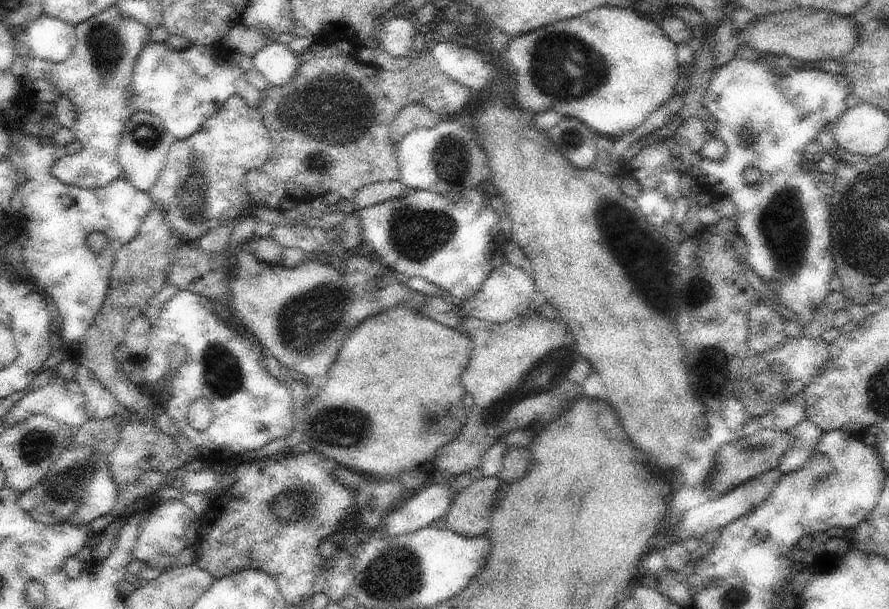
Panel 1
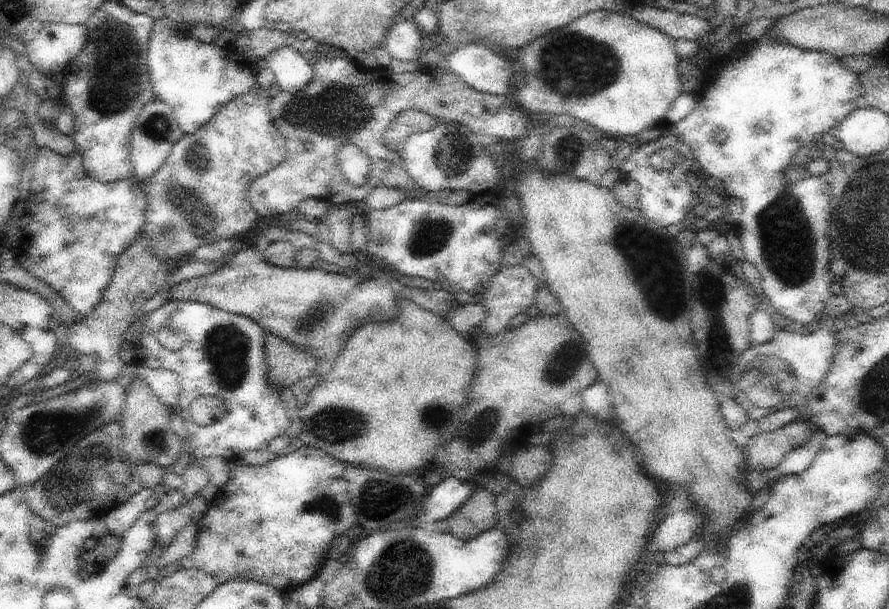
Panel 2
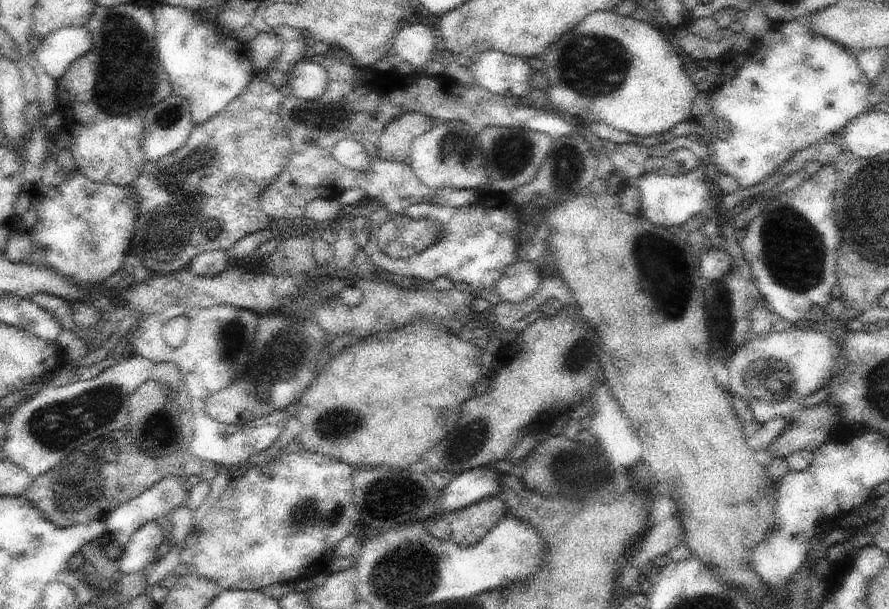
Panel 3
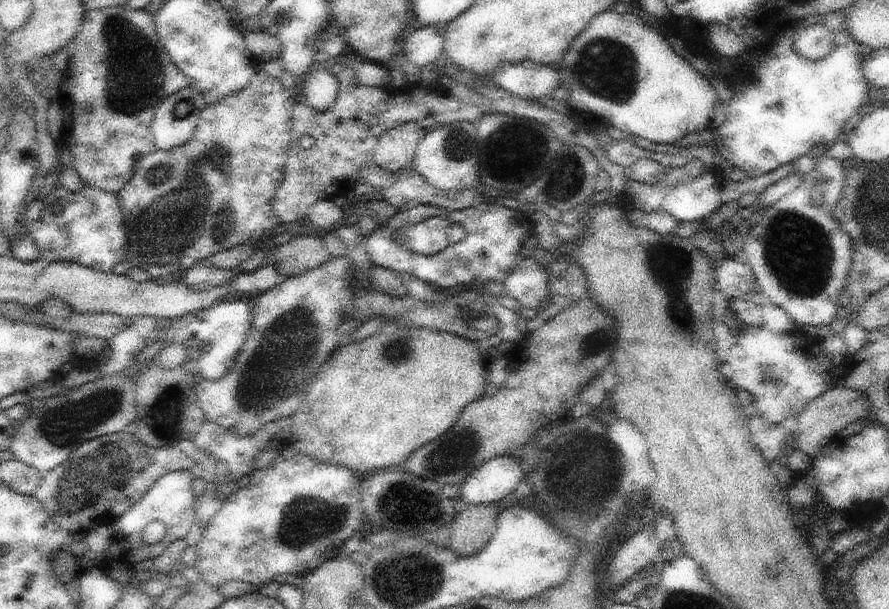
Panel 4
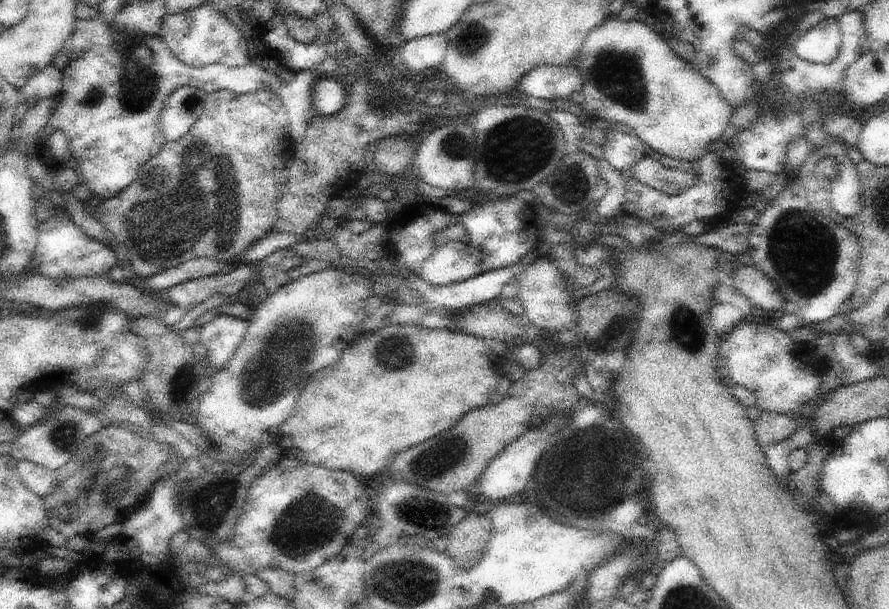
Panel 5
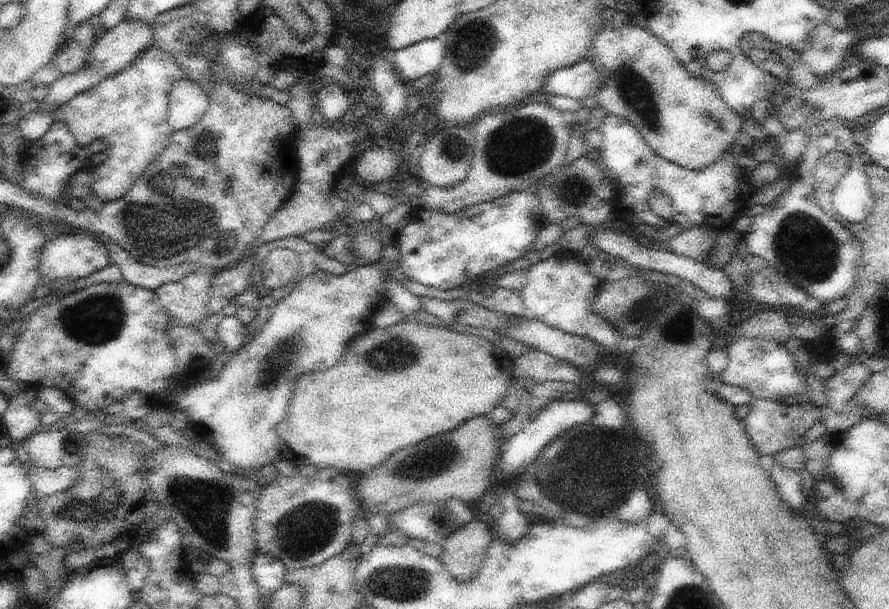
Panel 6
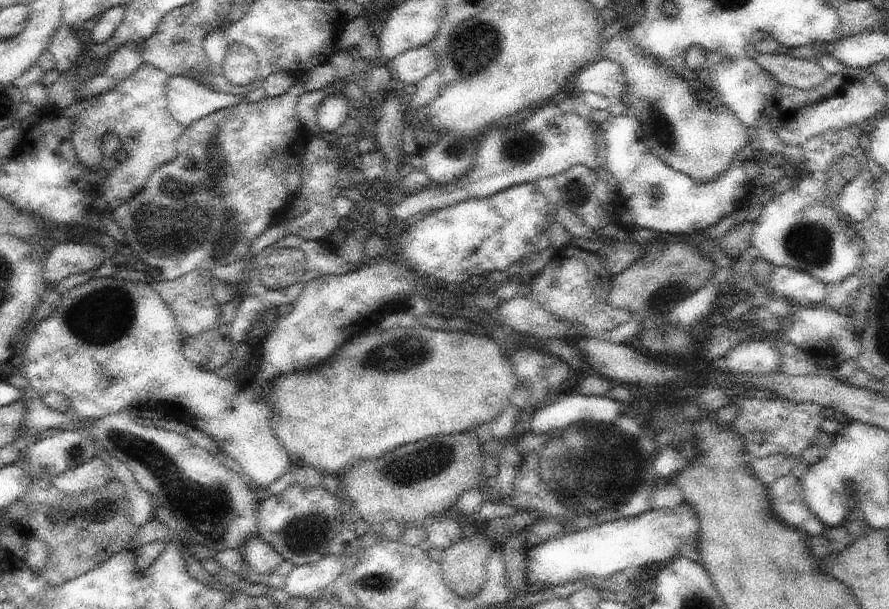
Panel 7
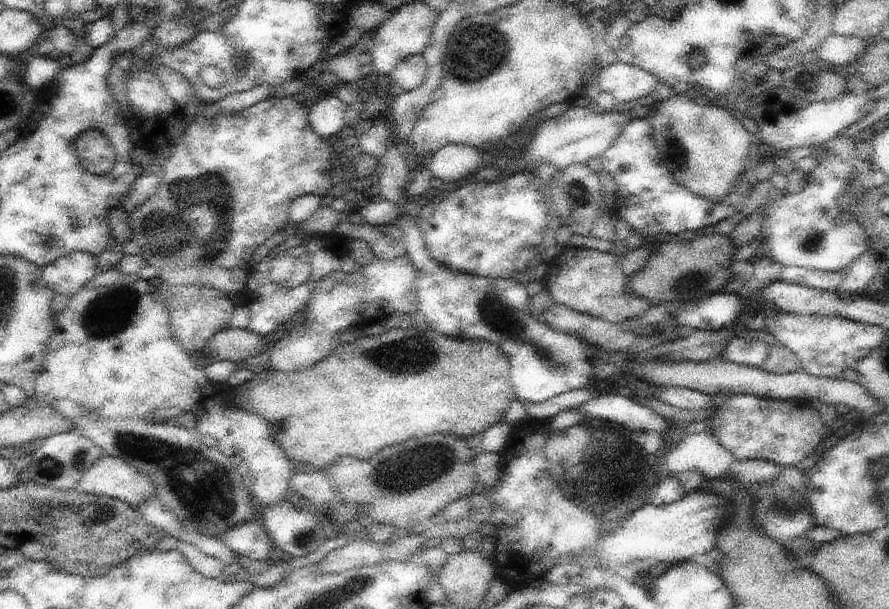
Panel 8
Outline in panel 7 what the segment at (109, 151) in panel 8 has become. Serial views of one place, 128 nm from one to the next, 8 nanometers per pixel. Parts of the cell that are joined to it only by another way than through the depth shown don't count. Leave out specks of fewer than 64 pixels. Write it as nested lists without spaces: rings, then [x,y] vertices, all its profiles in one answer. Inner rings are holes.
[[[144,62],[129,78],[116,82],[116,87],[106,92],[106,94],[94,96],[93,99],[82,99],[80,102],[70,104],[64,110],[55,109],[53,111],[68,119],[73,125],[73,148],[78,159],[89,169],[96,170],[103,161],[101,152],[102,138],[111,132],[120,137],[121,150],[128,155],[126,162],[118,162],[117,166],[103,178],[99,186],[101,203],[107,205],[110,210],[121,206],[124,202],[129,202],[137,191],[146,186],[154,170],[174,159],[177,154],[176,144],[178,138],[182,137],[186,127],[179,124],[168,109],[167,89],[171,78],[160,68]]]

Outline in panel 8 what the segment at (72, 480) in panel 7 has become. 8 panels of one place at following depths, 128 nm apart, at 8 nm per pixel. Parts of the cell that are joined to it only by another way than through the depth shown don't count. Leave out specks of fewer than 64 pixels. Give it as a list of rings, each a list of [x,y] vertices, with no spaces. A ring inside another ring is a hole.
[[[106,454],[86,471],[84,478],[78,482],[77,491],[116,498],[132,508],[138,508],[146,500],[158,496],[150,476],[140,474],[122,458]]]

